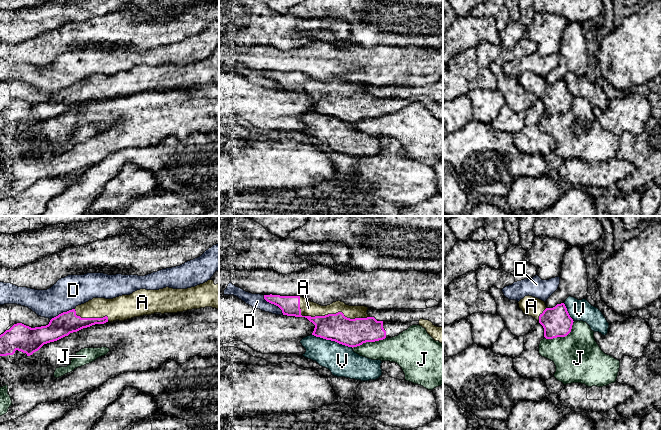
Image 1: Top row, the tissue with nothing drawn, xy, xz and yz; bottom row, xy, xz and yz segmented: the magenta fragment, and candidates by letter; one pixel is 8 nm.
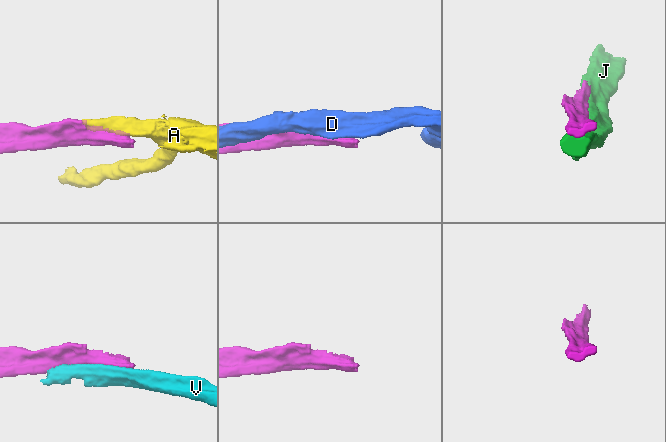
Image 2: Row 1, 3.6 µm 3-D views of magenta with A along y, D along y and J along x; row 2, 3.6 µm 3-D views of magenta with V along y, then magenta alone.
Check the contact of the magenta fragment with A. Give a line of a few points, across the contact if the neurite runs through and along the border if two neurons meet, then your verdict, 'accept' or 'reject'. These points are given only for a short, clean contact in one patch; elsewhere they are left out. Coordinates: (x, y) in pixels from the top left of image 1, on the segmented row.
accept

